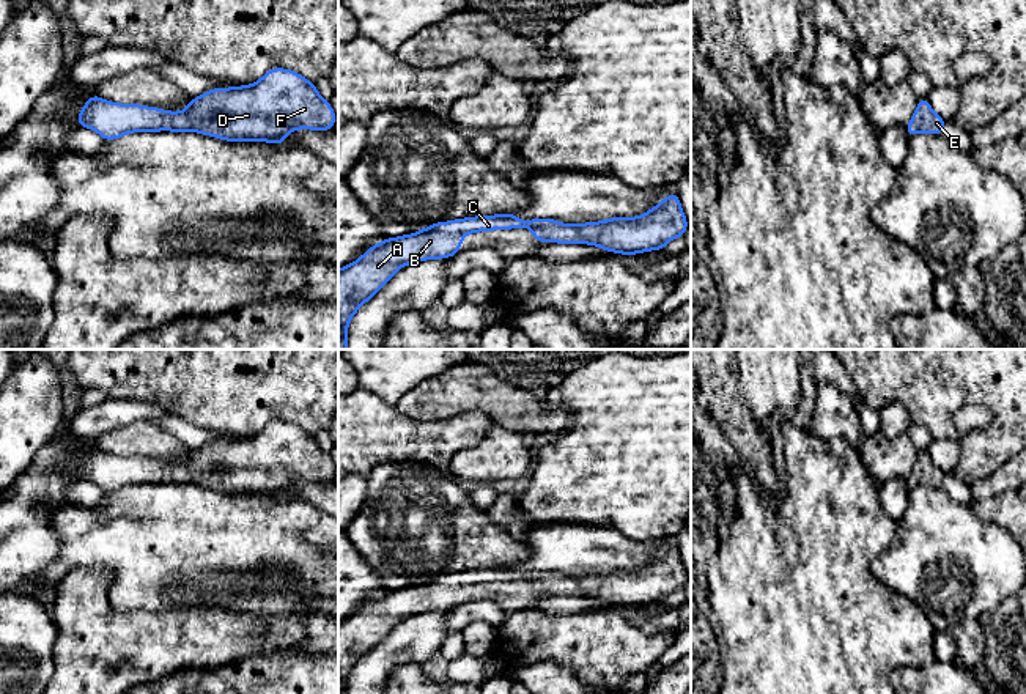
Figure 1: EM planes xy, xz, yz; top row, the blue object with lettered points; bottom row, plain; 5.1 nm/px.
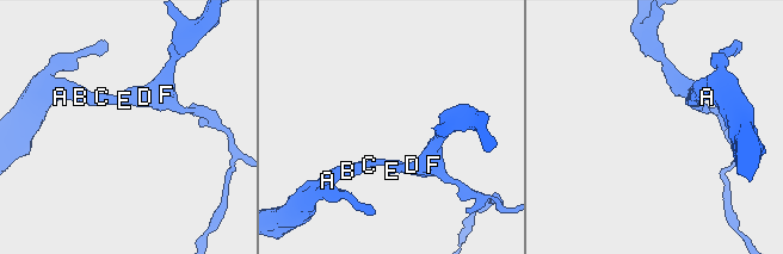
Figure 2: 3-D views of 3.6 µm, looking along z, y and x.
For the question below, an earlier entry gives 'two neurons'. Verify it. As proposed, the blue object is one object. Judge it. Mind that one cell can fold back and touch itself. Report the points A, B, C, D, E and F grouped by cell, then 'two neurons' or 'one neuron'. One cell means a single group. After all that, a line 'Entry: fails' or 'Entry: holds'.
A B C D E F; one neuron
Entry: fails

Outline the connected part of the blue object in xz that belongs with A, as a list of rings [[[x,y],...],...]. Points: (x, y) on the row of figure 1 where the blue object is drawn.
[[[670,194],[655,208],[648,209],[639,217],[614,217],[601,222],[585,222],[581,225],[568,225],[554,219],[532,219],[522,220],[511,212],[497,216],[478,216],[467,219],[456,219],[450,222],[436,222],[428,228],[422,228],[414,234],[390,238],[370,247],[359,260],[338,269],[338,349],[348,349],[348,324],[352,315],[373,297],[401,266],[419,263],[423,260],[450,258],[461,252],[459,245],[464,234],[475,231],[508,230],[508,228],[530,228],[532,236],[538,242],[560,242],[560,244],[592,244],[607,252],[623,255],[642,253],[647,250],[661,250],[666,244],[678,236],[685,236],[688,220],[683,214],[680,197]]]

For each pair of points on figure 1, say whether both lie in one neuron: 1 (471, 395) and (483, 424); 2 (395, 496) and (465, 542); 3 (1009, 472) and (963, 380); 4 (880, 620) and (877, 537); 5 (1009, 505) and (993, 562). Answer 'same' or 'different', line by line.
1: different
2: same
3: different
4: same
5: different

